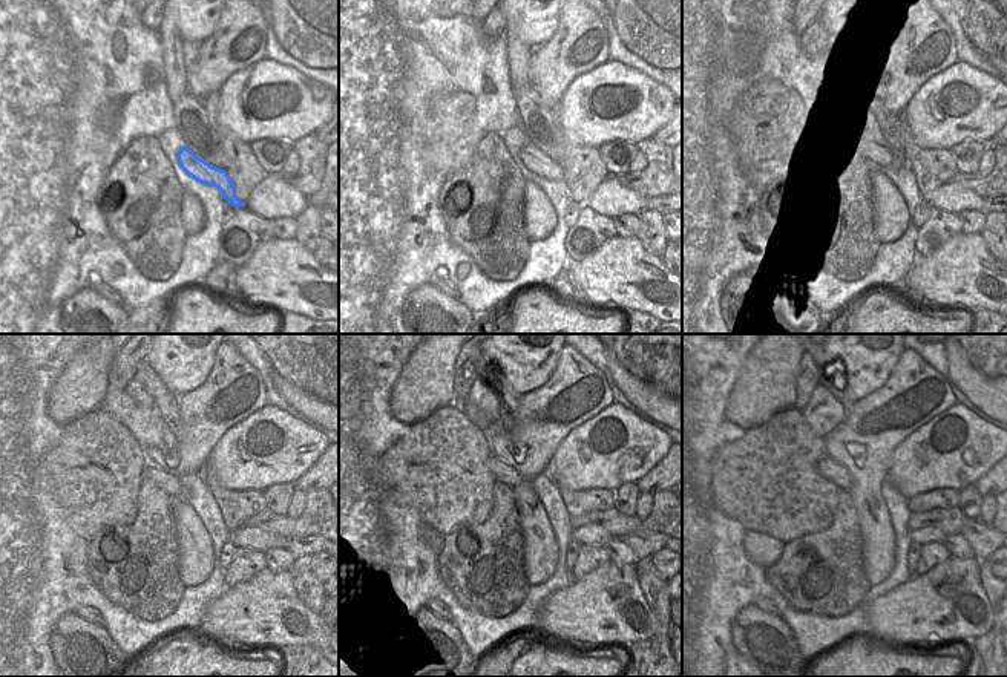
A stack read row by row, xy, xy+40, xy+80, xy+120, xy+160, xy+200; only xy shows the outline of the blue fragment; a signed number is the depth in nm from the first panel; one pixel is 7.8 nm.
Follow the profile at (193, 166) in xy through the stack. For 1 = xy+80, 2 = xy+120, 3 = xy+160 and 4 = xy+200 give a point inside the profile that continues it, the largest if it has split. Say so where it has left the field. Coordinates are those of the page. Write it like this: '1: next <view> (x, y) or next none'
1: next xy+80 (875, 156)
2: next xy+120 (170, 483)
3: next xy+160 (501, 472)
4: next xy+200 (826, 467)

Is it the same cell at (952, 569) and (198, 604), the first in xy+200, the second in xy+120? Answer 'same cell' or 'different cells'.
different cells

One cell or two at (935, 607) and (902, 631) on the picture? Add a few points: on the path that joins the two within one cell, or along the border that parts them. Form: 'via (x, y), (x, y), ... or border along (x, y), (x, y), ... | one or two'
via (928, 613), (917, 624), (909, 624) | one

